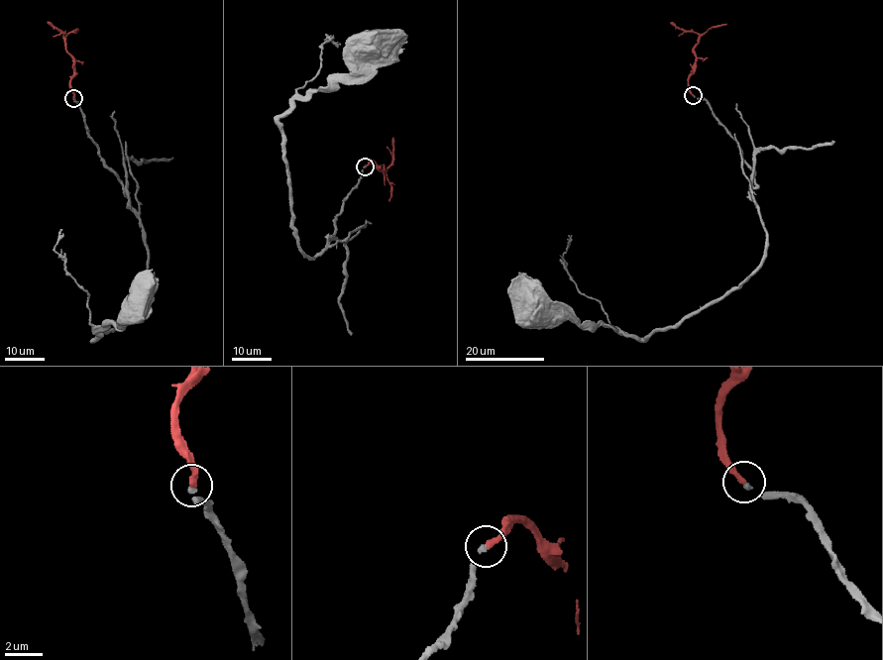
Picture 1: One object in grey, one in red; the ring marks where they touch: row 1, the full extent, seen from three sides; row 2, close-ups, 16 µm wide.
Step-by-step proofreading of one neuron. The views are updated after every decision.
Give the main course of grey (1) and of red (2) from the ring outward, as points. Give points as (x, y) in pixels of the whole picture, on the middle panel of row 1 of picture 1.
1: (365, 166), (333, 220), (329, 243), (304, 257), (292, 227), (278, 119), (295, 99), (346, 76), (373, 44)
2: (365, 166), (374, 162), (378, 166), (386, 169), (392, 162), (392, 138)

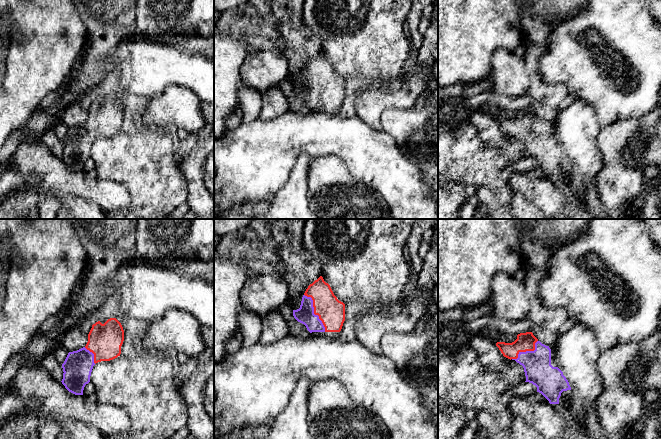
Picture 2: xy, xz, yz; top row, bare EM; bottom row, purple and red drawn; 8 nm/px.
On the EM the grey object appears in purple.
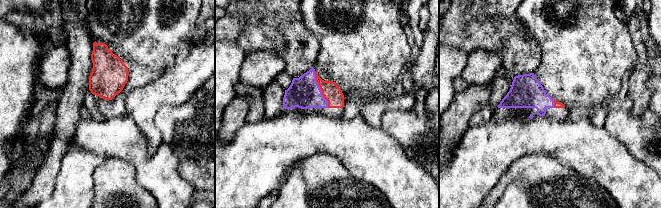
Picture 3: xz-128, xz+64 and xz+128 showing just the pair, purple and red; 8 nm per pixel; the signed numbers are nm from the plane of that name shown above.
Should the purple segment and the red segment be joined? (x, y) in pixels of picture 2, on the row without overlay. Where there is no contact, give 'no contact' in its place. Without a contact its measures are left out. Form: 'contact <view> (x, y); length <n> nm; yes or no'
contact xz (313, 88); length 340 nm; yes

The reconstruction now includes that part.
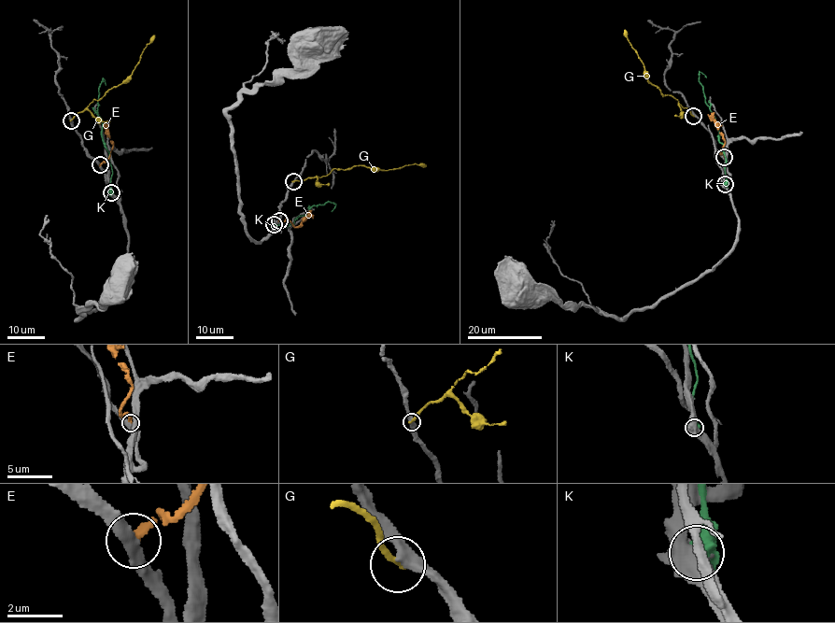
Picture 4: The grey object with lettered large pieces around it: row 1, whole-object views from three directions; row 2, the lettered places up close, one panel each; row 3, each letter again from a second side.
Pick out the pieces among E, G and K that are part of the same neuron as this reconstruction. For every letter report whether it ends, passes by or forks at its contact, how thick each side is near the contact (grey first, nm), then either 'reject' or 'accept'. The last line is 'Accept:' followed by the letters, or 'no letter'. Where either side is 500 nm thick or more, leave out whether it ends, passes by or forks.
E: it ends there; 360 nm thick on the grey side, 320 nm on the other; reject
G: it ends there; 400 nm thick on the grey side, 240 nm on the other; reject
K: 500 nm thick on the grey side, 800 nm on the other; reject
Accept: no letter

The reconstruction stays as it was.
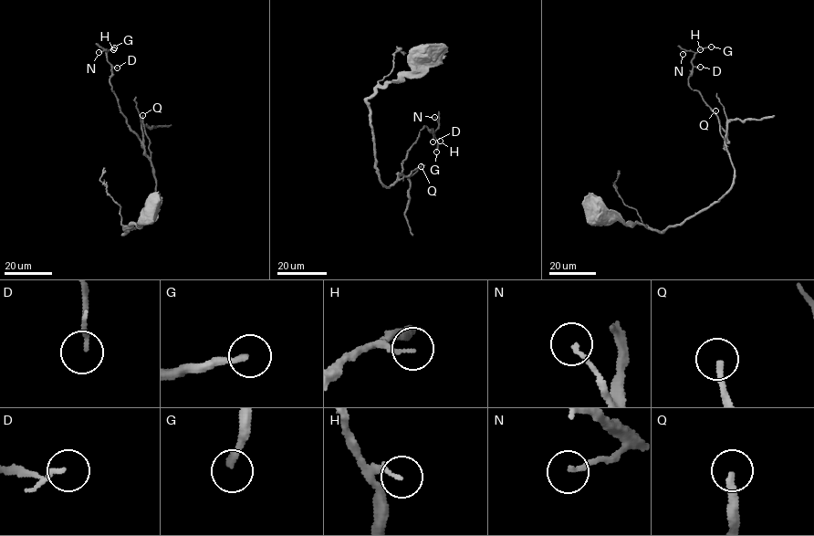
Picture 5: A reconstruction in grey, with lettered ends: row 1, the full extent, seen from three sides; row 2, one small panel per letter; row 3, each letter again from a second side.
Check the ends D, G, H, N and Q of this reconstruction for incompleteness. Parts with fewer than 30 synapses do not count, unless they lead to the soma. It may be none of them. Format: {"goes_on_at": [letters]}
{"goes_on_at": ["G", "Q"]}

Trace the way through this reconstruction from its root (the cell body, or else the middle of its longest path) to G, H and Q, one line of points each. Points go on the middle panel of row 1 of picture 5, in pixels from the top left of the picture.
G: (426, 53), (398, 81), (377, 89), (367, 105), (384, 185), (399, 180), (424, 126), (434, 131), (436, 152)
H: (426, 53), (421, 64), (380, 86), (367, 100), (381, 183), (390, 187), (397, 182), (424, 126), (440, 141)
Q: (426, 53), (421, 64), (398, 81), (380, 86), (367, 100), (381, 183), (390, 187), (421, 166)

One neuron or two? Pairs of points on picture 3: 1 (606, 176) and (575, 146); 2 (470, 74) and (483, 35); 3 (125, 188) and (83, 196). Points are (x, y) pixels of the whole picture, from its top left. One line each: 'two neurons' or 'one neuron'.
1: one neuron
2: two neurons
3: two neurons

